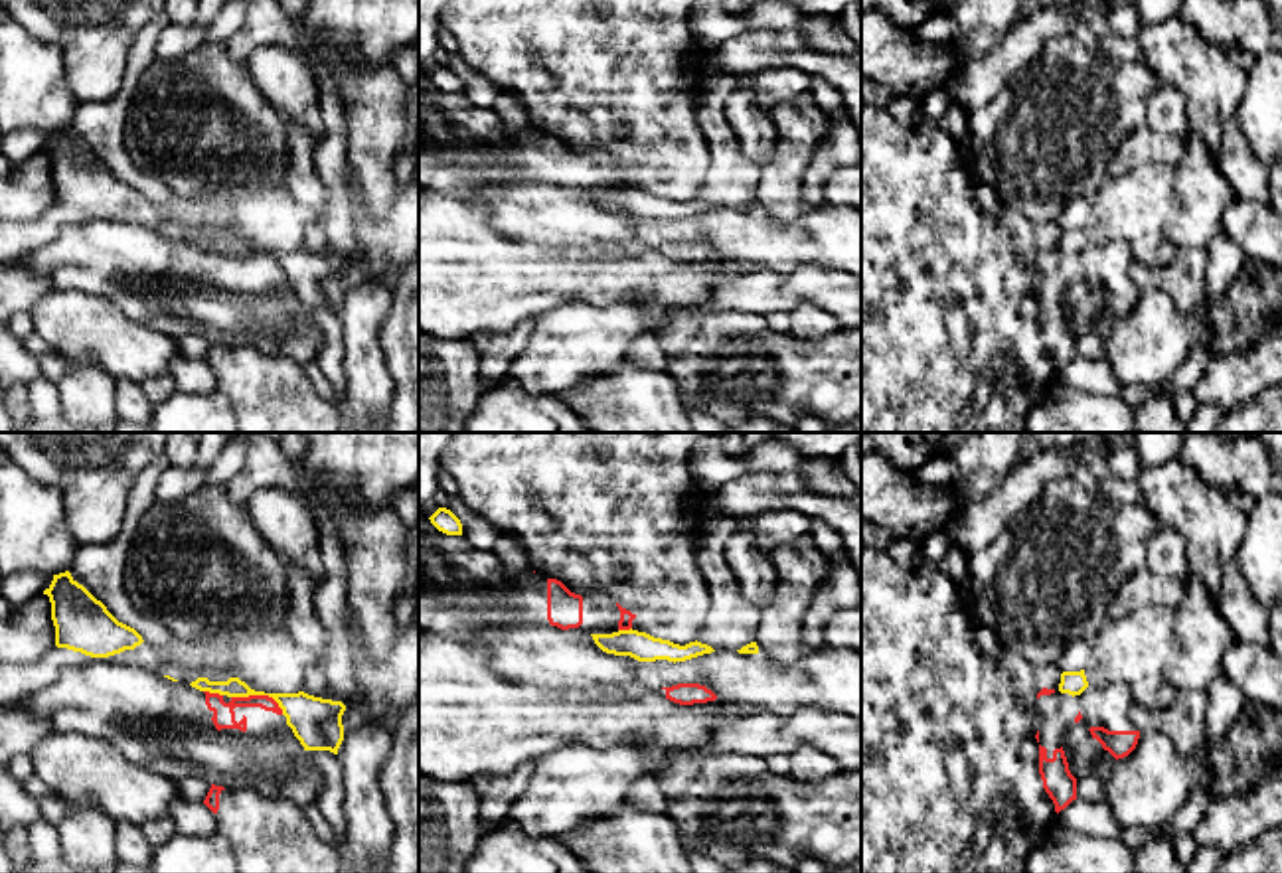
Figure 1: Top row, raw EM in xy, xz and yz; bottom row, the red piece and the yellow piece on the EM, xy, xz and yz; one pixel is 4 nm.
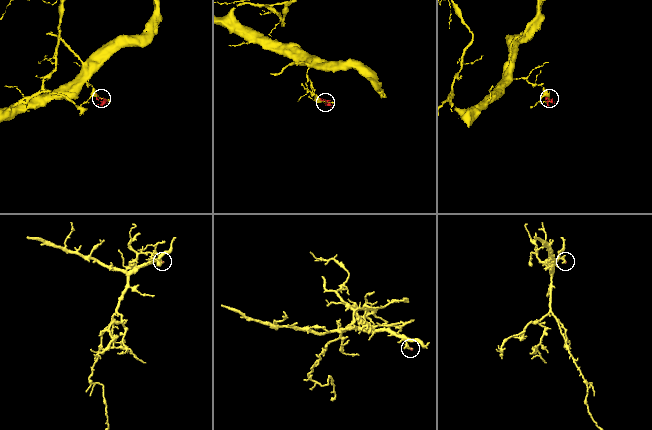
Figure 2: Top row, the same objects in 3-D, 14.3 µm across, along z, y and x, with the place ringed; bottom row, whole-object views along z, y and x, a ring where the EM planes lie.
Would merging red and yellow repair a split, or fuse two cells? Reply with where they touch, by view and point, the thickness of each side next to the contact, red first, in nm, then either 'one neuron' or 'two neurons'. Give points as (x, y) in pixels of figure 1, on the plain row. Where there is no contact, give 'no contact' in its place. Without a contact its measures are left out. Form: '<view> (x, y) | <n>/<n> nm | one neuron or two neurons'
xy (259, 253) | 100/200 nm | two neurons

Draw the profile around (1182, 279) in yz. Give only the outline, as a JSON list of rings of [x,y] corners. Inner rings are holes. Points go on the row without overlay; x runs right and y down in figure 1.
[[[1175,249],[1167,265],[1148,267],[1134,263],[1128,275],[1140,290],[1156,286],[1163,290],[1181,312],[1189,314],[1203,298],[1205,269],[1205,249]]]

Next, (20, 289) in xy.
[[[0,263],[0,326],[18,312],[30,312],[34,304],[51,292],[51,278],[24,265]]]

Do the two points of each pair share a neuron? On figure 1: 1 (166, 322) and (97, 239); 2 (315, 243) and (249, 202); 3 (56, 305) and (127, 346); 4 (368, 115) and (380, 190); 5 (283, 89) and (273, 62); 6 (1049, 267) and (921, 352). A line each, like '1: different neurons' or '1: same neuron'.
1: same neuron
2: same neuron
3: same neuron
4: same neuron
5: same neuron
6: different neurons

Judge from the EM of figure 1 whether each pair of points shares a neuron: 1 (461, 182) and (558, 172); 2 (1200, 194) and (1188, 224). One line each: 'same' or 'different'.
1: same
2: same

